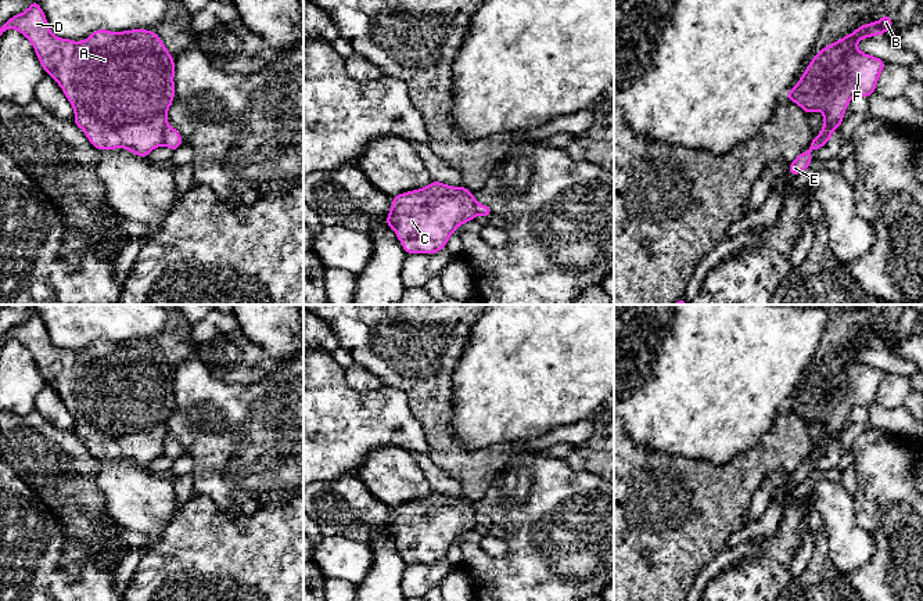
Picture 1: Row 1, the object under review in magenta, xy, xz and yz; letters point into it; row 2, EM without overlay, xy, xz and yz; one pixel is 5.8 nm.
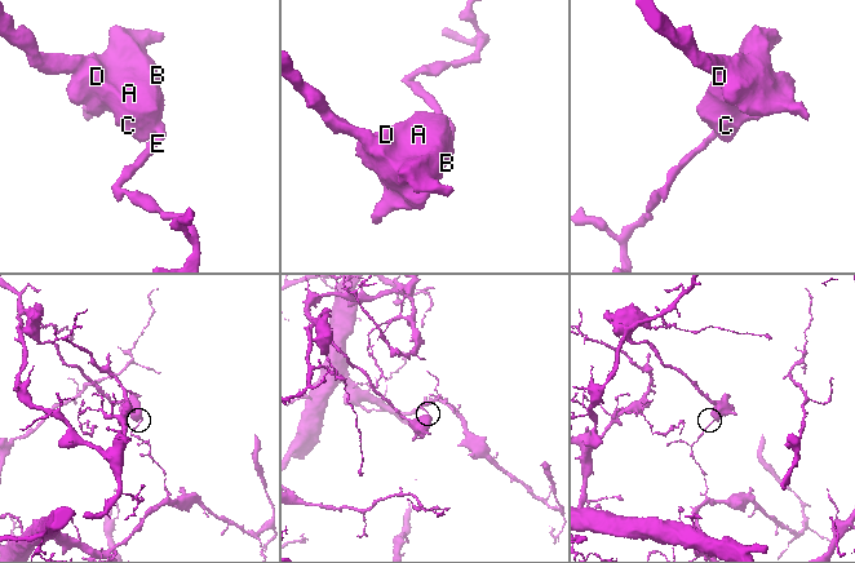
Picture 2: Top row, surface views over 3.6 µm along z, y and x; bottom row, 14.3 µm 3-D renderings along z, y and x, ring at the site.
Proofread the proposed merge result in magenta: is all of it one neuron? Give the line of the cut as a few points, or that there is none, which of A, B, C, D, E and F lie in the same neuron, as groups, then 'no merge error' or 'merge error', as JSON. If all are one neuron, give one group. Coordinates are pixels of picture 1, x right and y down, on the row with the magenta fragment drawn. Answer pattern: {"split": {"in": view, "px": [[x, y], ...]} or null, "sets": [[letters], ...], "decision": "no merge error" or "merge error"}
{"split": {"in": "xy", "px": [[166, 123], [162, 132], [162, 143]]}, "sets": [["A", "B", "C", "D", "F"], ["E"]], "decision": "merge error"}

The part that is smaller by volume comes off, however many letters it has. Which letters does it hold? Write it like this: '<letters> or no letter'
A, B, C, D, F

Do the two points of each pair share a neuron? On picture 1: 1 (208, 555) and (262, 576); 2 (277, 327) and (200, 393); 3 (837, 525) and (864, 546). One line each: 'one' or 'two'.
1: one
2: two
3: one

